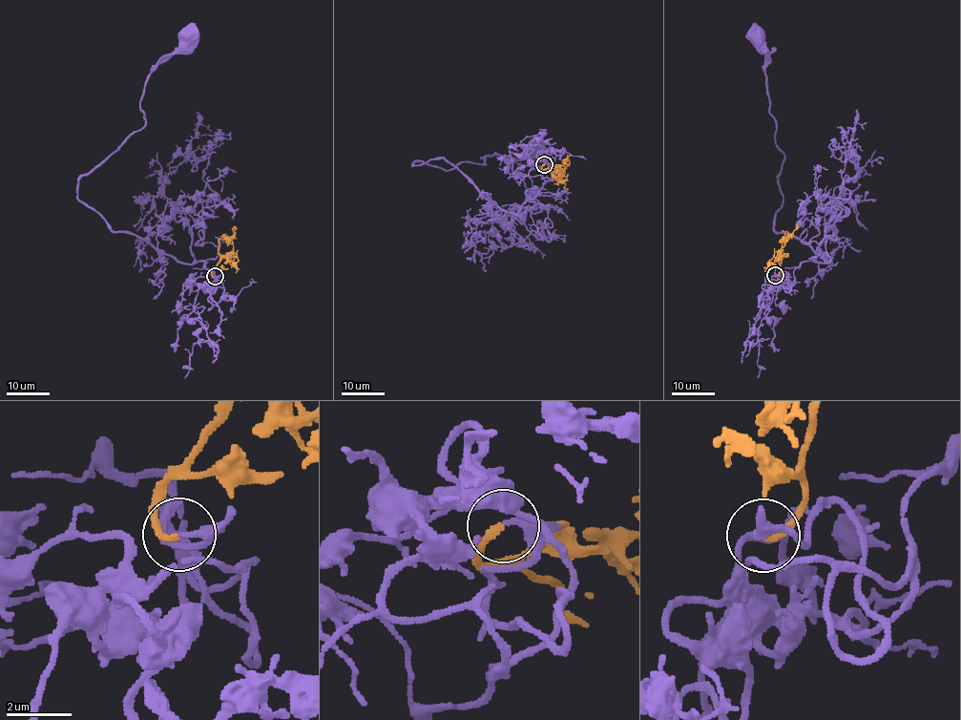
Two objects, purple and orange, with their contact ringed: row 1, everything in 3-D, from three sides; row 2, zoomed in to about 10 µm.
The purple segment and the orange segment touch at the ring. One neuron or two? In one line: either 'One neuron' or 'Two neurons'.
One neuron

